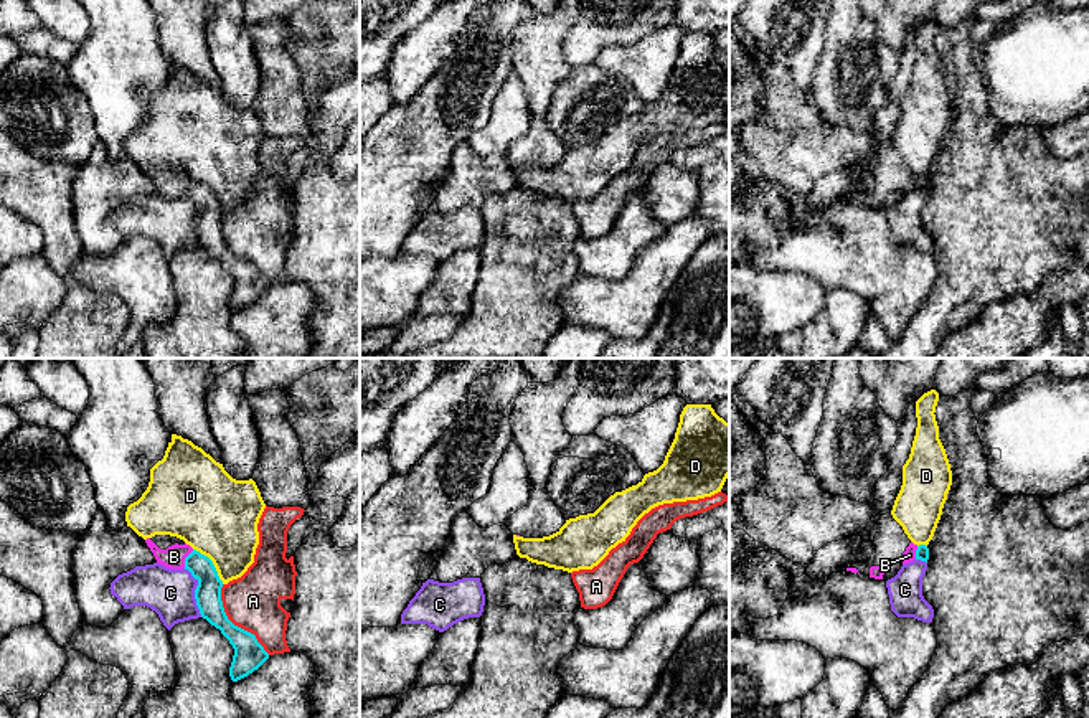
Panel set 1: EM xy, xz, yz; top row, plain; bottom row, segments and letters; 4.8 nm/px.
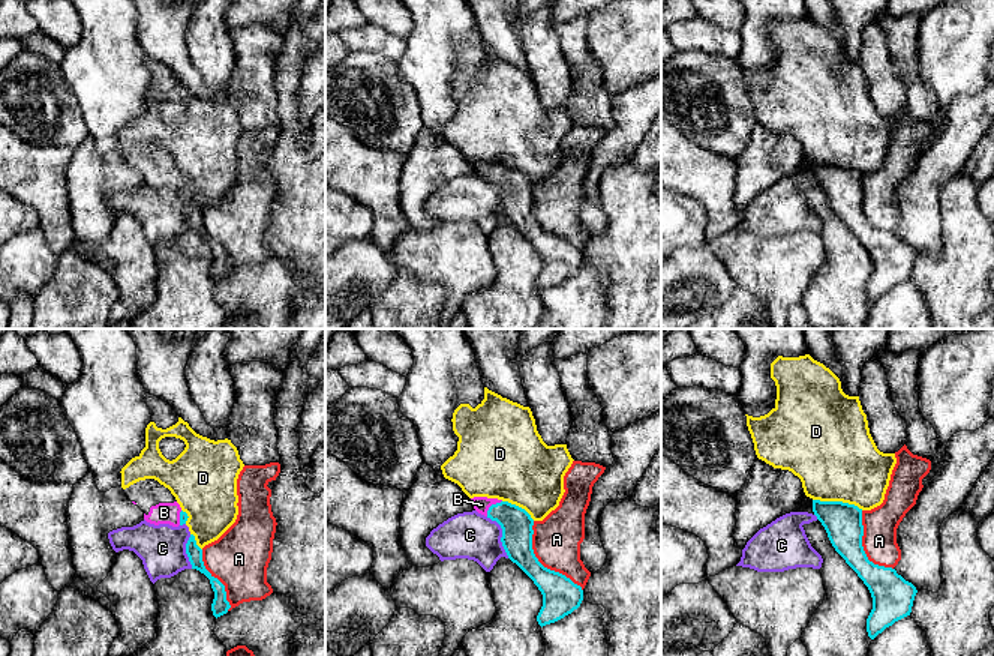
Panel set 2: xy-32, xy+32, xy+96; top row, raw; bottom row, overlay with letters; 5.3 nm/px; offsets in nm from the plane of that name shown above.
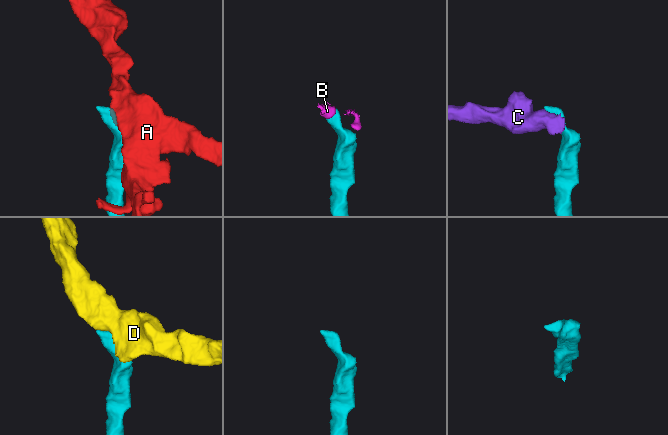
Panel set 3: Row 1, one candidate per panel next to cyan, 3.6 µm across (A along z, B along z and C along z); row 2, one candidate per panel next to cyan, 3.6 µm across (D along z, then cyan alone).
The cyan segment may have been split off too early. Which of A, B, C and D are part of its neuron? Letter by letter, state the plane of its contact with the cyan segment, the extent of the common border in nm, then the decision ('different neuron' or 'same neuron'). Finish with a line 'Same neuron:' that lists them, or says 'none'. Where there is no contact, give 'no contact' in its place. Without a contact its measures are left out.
A: xy | 420 nm | different neuron
B: xy | 100 nm | same neuron
C: xy | 260 nm | different neuron
D: xy | 220 nm | different neuron
Same neuron: B

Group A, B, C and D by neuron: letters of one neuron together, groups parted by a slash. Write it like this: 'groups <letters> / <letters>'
groups A / B / C D

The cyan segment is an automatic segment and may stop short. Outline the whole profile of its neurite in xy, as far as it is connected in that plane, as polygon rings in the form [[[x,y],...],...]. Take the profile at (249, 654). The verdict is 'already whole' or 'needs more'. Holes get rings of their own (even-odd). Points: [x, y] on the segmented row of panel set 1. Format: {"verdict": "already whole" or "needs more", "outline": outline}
{"verdict": "needs more", "outline": [[[155,535],[147,538],[145,543],[157,563],[170,569],[185,568],[198,581],[195,599],[201,617],[219,629],[234,649],[229,667],[231,680],[238,682],[257,670],[269,659],[269,654],[254,634],[234,626],[228,619],[221,601],[223,581],[213,561],[177,536]]]}

